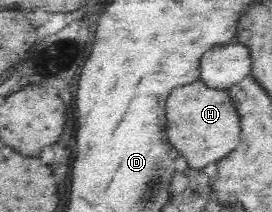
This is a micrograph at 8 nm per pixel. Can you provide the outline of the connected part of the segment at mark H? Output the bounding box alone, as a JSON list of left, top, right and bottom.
[166,78,240,170]

